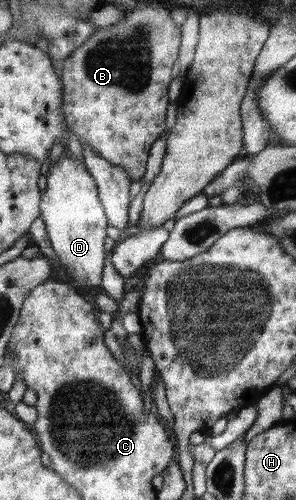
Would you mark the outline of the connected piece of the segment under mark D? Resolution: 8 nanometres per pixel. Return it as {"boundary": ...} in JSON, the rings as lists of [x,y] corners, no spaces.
{"boundary":[[[69,150],[57,152],[52,160],[44,194],[41,195],[40,216],[46,225],[48,238],[56,256],[68,274],[90,288],[101,286],[106,240],[107,216],[99,199],[97,184],[85,164],[73,161]]]}

